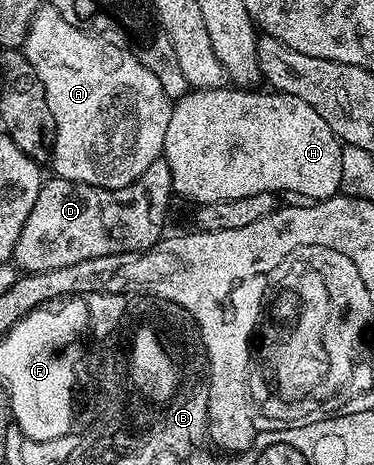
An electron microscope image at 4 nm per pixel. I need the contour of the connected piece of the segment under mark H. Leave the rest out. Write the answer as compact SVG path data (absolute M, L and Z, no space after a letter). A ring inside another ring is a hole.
M222 85L215 89L191 89L182 98L174 102L170 121L167 123L167 132L164 137L164 149L162 156L171 169L172 185L176 196L183 196L194 204L214 203L215 201L231 201L235 197L251 197L251 193L282 193L281 191L294 191L297 195L306 195L306 200L316 201L319 199L329 199L338 194L341 190L341 174L343 173L343 161L341 160L342 142L337 138L337 134L319 117L303 97L294 95L282 95L272 89L234 89L229 85Z

